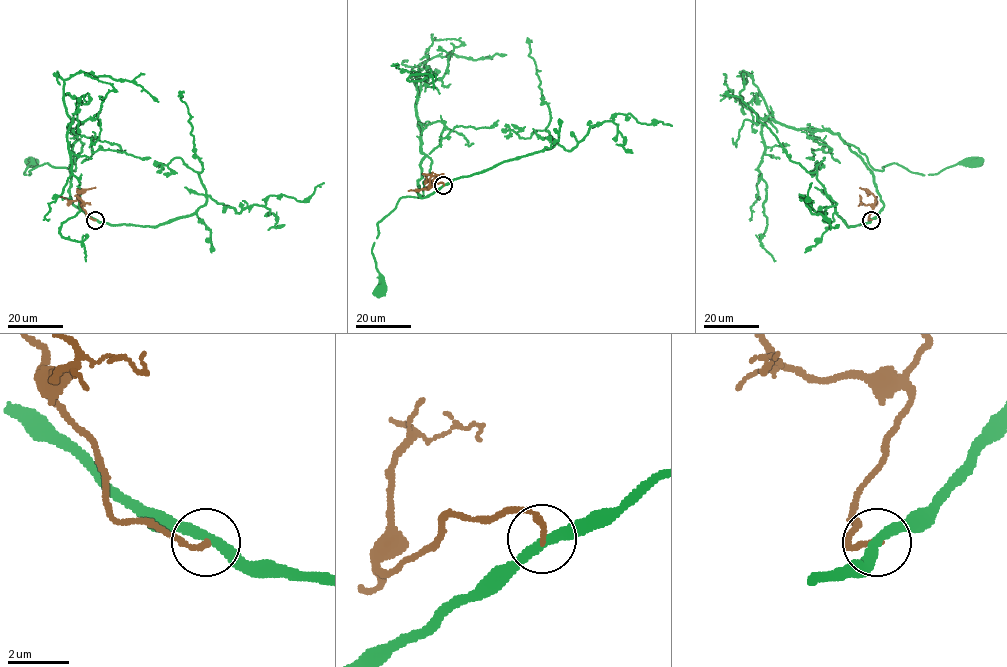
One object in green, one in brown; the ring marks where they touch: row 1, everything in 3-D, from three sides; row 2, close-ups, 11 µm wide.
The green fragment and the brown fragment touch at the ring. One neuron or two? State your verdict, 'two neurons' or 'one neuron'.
two neurons

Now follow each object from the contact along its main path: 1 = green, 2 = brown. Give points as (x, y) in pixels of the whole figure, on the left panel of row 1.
1: (95, 219), (71, 199), (72, 145), (78, 139), (83, 143), (75, 170), (43, 163), (24, 174), (31, 161)
2: (95, 219), (86, 217), (77, 197), (85, 189), (95, 188)

